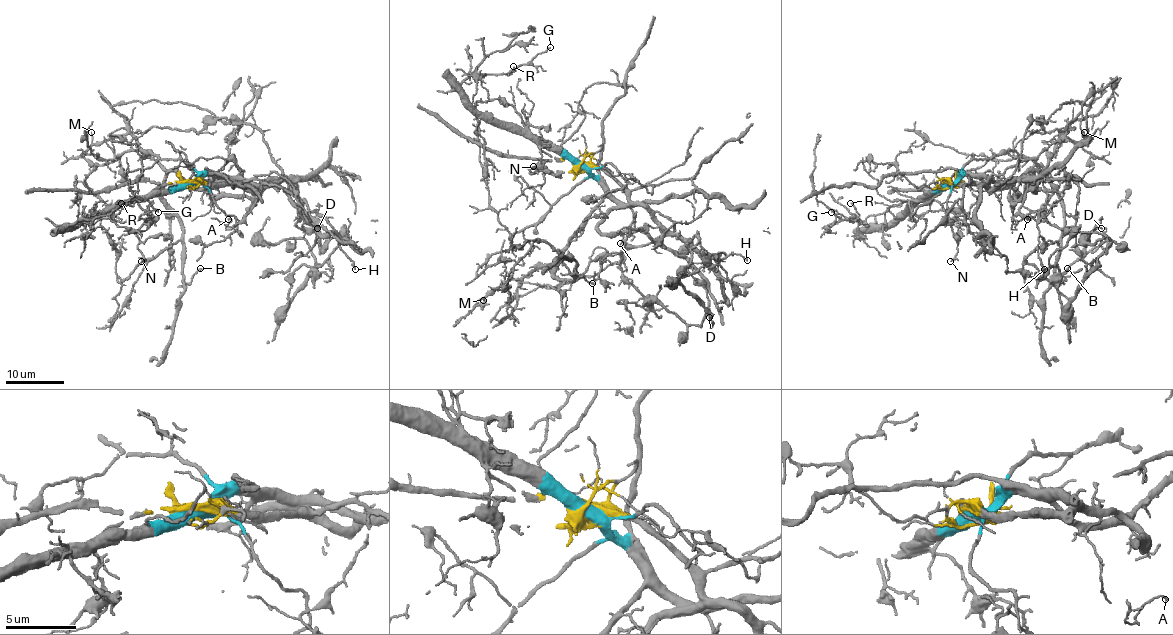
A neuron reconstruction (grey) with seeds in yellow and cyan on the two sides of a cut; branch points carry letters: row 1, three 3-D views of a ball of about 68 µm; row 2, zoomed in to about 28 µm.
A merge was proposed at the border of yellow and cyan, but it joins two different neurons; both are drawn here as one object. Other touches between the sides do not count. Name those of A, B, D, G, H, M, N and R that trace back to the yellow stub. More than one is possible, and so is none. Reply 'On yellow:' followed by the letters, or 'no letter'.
On yellow: A, D, H

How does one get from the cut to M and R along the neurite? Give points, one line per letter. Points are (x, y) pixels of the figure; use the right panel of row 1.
M: (949, 183), (965, 175), (991, 187), (1007, 187), (1029, 171), (1040, 171), (1063, 134), (1078, 143), (1084, 131)
R: (949, 183), (900, 213), (890, 224), (863, 224), (860, 221), (859, 224), (859, 213), (850, 203)

